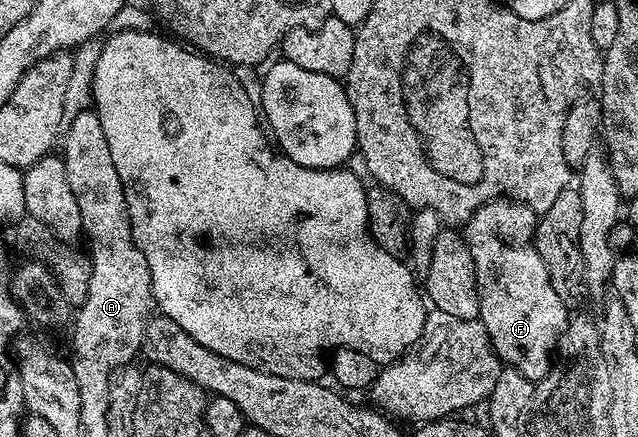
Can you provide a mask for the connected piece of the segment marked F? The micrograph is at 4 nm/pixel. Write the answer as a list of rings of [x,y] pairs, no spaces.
[[[502,198],[481,207],[463,228],[463,235],[477,271],[481,325],[487,330],[491,346],[501,359],[502,365],[514,368],[516,372],[534,382],[543,379],[552,368],[557,343],[571,319],[570,309],[566,308],[563,302],[559,302],[559,294],[555,294],[551,286],[547,266],[543,266],[543,258],[539,258],[539,250],[533,241],[538,219],[538,213],[531,211],[527,205],[517,200]]]

